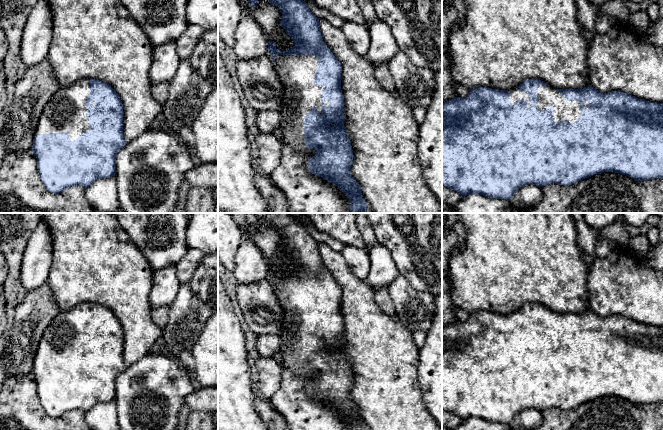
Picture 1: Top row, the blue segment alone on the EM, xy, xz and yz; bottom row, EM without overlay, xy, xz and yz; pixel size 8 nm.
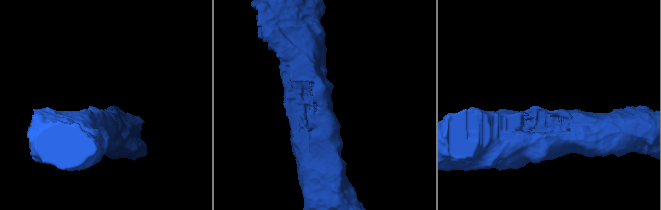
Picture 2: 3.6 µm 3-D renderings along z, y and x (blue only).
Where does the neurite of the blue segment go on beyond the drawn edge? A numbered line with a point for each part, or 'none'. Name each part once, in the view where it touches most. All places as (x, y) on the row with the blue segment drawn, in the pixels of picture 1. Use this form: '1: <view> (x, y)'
1: xz (296, 73)

